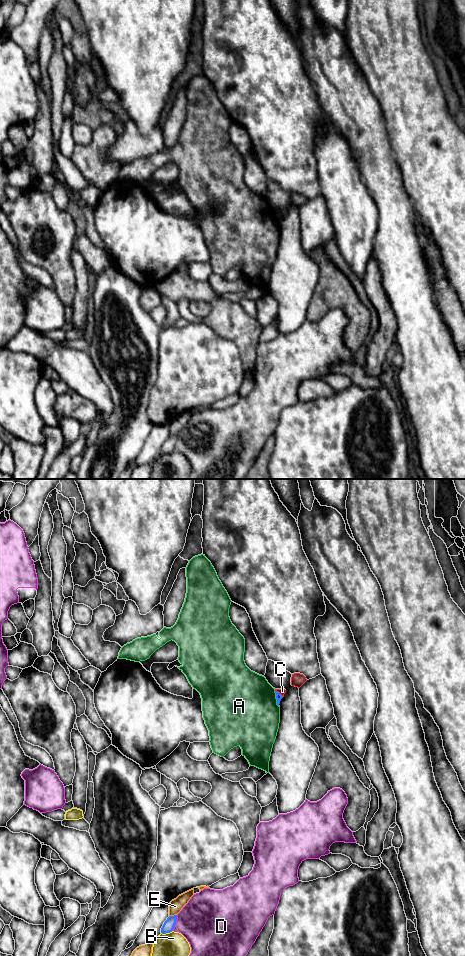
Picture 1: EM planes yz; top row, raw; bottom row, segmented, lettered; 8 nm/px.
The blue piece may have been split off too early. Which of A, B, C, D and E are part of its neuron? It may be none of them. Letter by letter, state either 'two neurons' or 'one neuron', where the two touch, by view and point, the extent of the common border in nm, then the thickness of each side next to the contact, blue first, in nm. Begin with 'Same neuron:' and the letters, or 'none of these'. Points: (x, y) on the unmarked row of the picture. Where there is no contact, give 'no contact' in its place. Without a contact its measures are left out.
Same neuron: none of these
A: two neurons | yz (276, 218) | 130 nm | 50/500 nm
B: two neurons | yz (166, 452) | 100 nm | 90/300 nm
C: two neurons | yz (279, 213) | 90 nm | 50/50 nm
D: two neurons | yz (175, 443) | 130 nm | 90/420 nm
E: two neurons | yz (172, 436) | 70 nm | 90/110 nm

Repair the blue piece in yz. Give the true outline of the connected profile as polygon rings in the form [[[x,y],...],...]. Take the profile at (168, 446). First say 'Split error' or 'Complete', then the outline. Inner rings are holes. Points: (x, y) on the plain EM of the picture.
Complete. [[[177,435],[169,436],[161,448],[161,453],[166,454],[172,452],[175,447],[176,440],[177,440]]]

